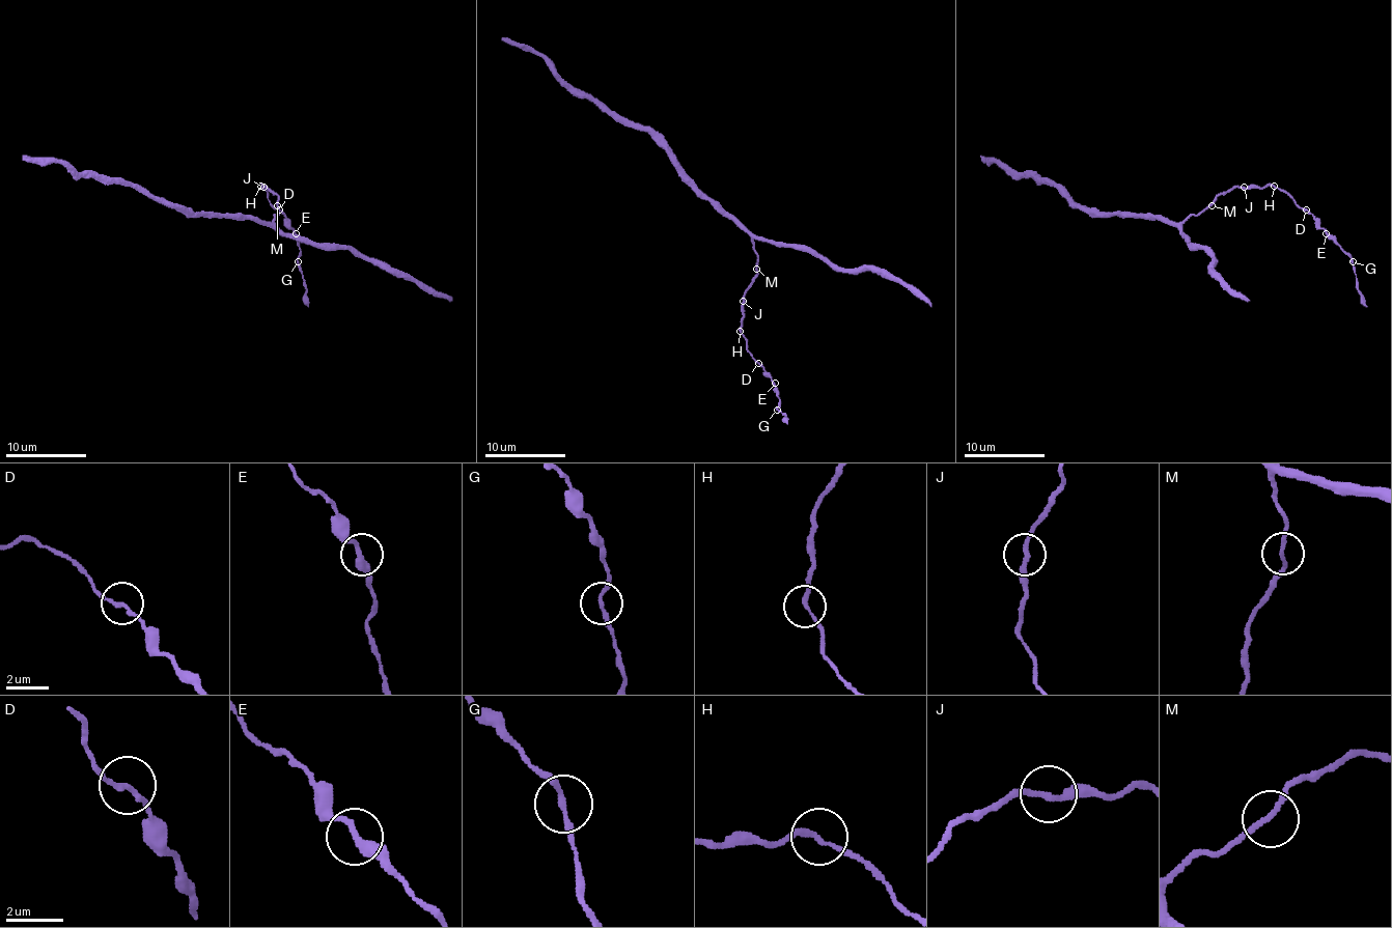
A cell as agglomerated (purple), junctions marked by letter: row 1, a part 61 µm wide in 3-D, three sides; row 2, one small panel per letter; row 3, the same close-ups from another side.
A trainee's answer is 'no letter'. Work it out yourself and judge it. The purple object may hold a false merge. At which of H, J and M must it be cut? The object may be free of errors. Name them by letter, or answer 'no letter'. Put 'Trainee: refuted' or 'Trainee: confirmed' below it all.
no letter
Trainee: confirmed

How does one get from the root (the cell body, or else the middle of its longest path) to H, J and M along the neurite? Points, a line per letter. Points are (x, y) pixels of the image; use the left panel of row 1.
H: (251, 219), (270, 223), (277, 214), (277, 195), (261, 185)
J: (251, 219), (270, 223), (277, 214), (277, 195), (263, 187)
M: (251, 219), (270, 223), (277, 214), (277, 205)

